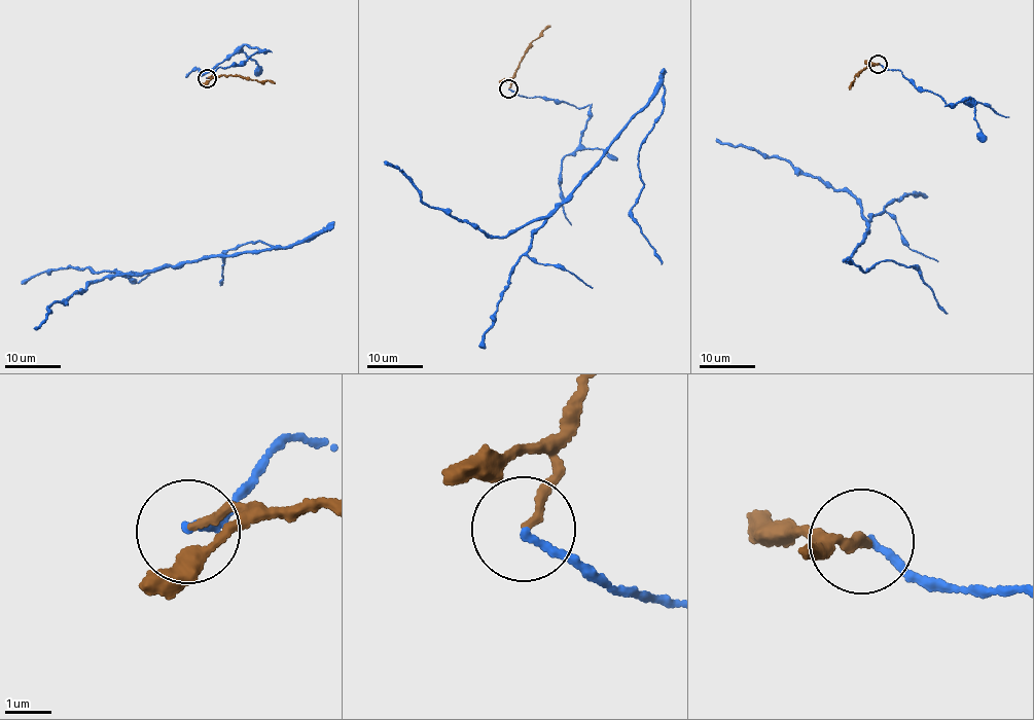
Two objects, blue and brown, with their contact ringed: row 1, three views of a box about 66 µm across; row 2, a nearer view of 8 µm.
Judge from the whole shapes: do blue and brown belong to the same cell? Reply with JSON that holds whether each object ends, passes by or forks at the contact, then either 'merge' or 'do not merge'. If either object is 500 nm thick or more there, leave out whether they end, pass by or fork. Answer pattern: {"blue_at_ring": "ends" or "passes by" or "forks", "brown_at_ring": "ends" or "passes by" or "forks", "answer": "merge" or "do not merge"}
{"blue_at_ring": "ends", "brown_at_ring": "ends", "answer": "do not merge"}

